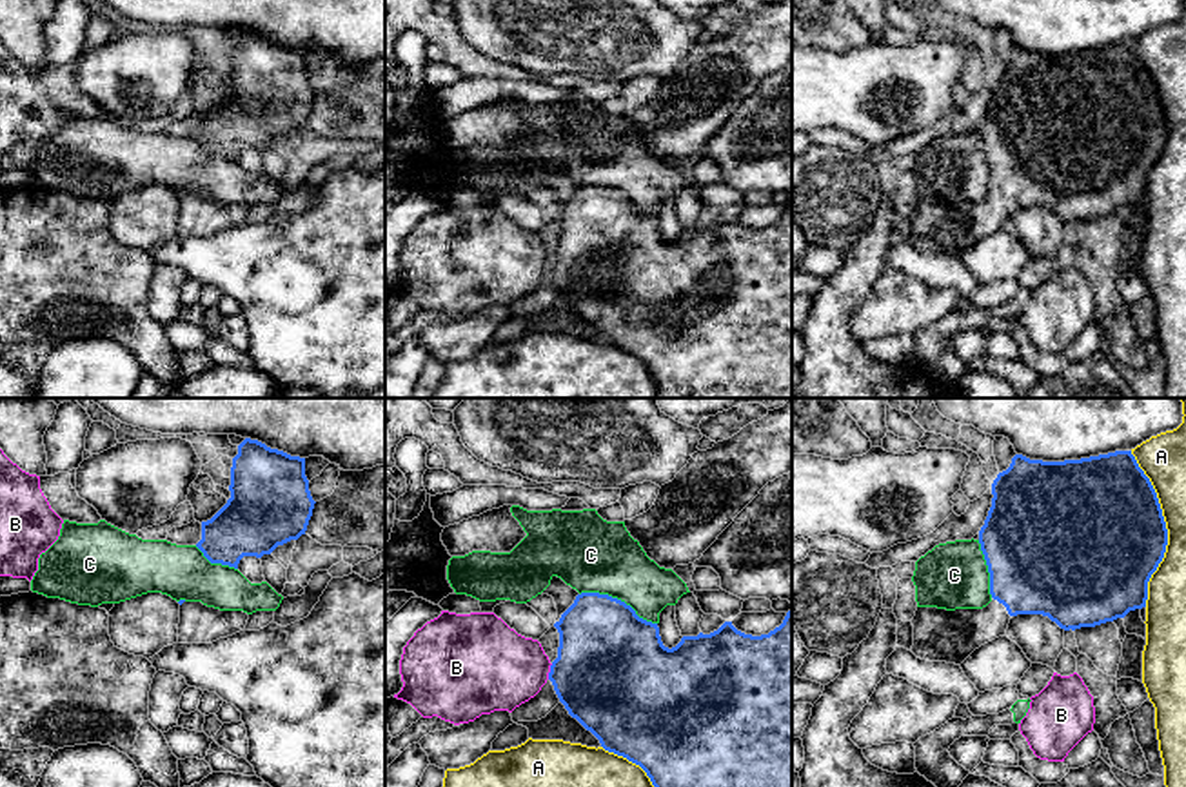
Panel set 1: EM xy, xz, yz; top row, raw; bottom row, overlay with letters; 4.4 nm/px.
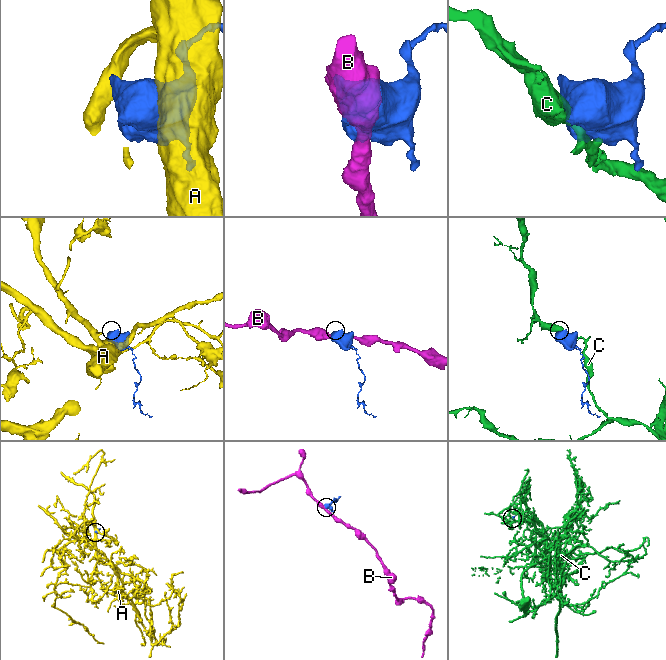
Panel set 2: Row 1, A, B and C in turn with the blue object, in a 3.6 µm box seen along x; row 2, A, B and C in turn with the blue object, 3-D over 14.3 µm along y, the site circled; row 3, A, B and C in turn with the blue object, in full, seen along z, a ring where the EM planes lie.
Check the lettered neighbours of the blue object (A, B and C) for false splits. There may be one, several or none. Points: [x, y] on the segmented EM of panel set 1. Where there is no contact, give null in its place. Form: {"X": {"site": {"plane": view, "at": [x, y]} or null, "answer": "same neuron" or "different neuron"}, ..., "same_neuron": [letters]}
{"A": {"site": {"plane": "yz", "at": [1166, 529]}, "answer": "different neuron"}, "B": {"site": {"plane": "xz", "at": [551, 671]}, "answer": "different neuron"}, "C": {"site": {"plane": "xz", "at": [616, 598]}, "answer": "different neuron"}, "same_neuron": []}

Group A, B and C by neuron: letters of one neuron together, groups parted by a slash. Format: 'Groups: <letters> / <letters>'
Groups: A / B / C

